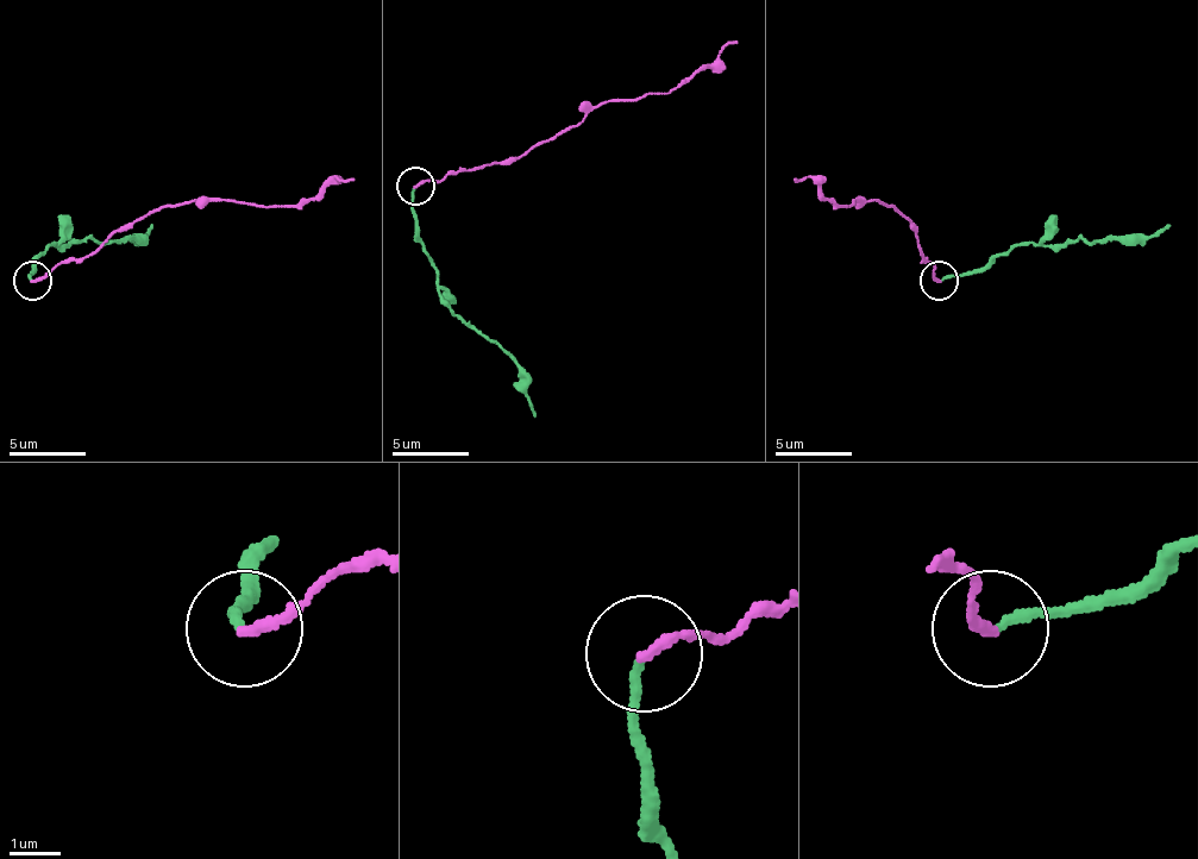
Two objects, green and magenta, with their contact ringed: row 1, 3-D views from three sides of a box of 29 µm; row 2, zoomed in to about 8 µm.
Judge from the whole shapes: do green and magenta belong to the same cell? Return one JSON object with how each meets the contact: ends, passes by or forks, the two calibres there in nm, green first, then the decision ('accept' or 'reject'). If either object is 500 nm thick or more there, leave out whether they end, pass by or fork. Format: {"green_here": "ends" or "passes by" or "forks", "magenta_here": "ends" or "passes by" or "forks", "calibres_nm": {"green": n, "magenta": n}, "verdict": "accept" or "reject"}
{"green_here": "ends", "magenta_here": "ends", "calibres_nm": {"green": 170, "magenta": 200}, "verdict": "reject"}

